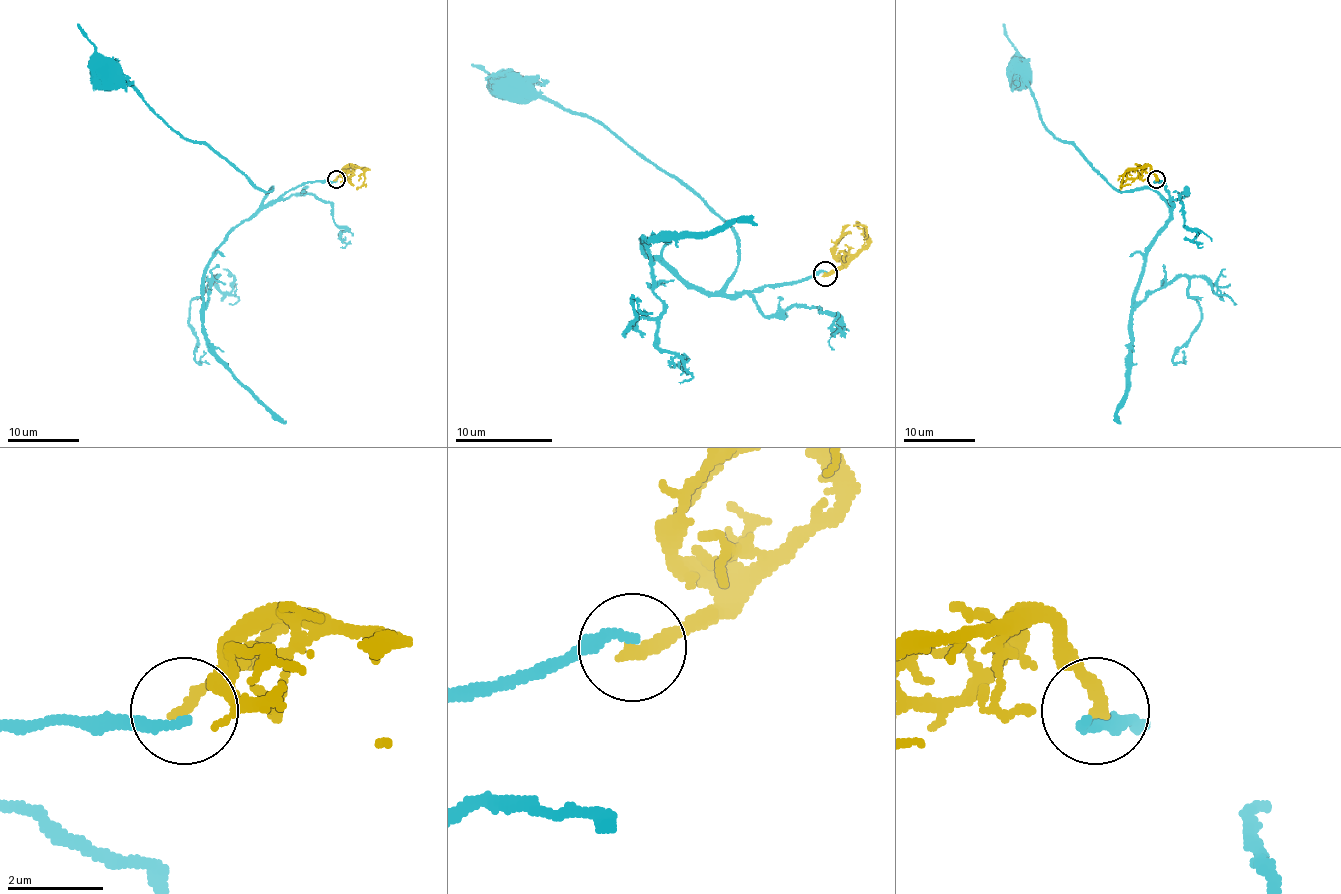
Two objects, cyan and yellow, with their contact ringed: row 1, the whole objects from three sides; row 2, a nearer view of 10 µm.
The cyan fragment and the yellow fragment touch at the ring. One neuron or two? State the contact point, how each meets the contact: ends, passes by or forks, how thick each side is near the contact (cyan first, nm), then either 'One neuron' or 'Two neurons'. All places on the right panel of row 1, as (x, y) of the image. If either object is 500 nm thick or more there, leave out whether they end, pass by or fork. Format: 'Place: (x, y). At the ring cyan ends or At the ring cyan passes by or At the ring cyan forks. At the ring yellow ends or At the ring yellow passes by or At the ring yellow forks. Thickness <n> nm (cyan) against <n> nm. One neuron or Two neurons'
Place: (1156, 179). At the ring cyan ends. At the ring yellow ends. Thickness 200 nm (cyan) against 280 nm. Two neurons

